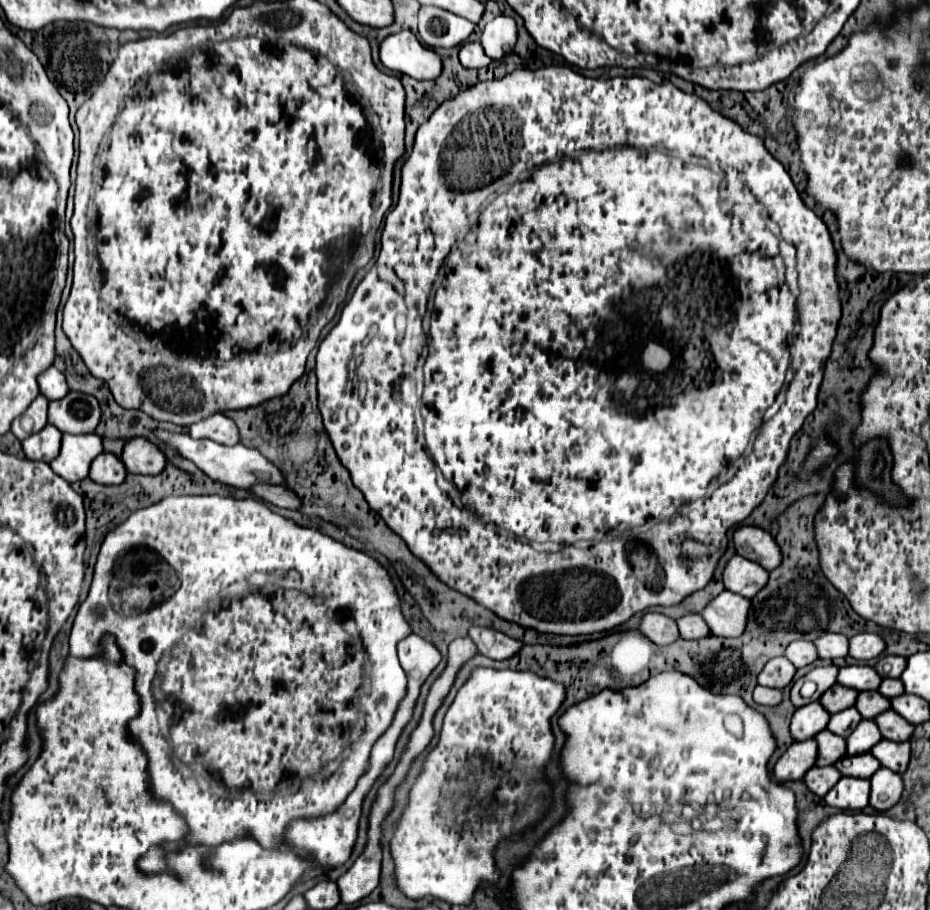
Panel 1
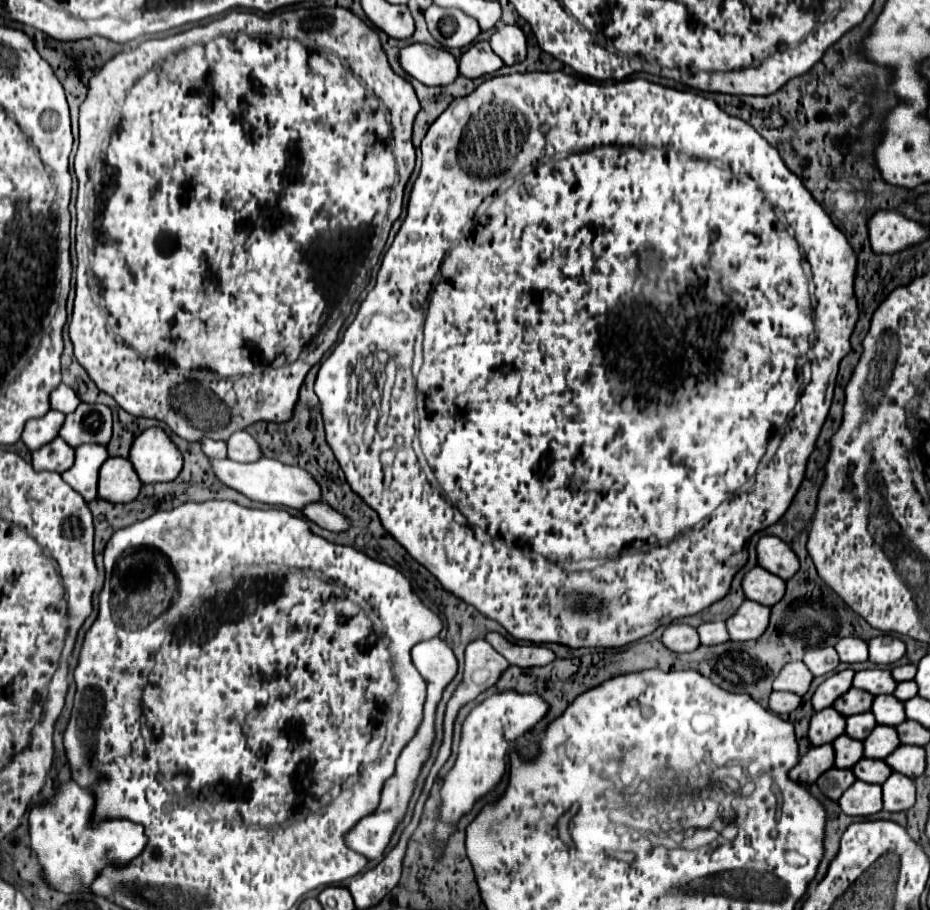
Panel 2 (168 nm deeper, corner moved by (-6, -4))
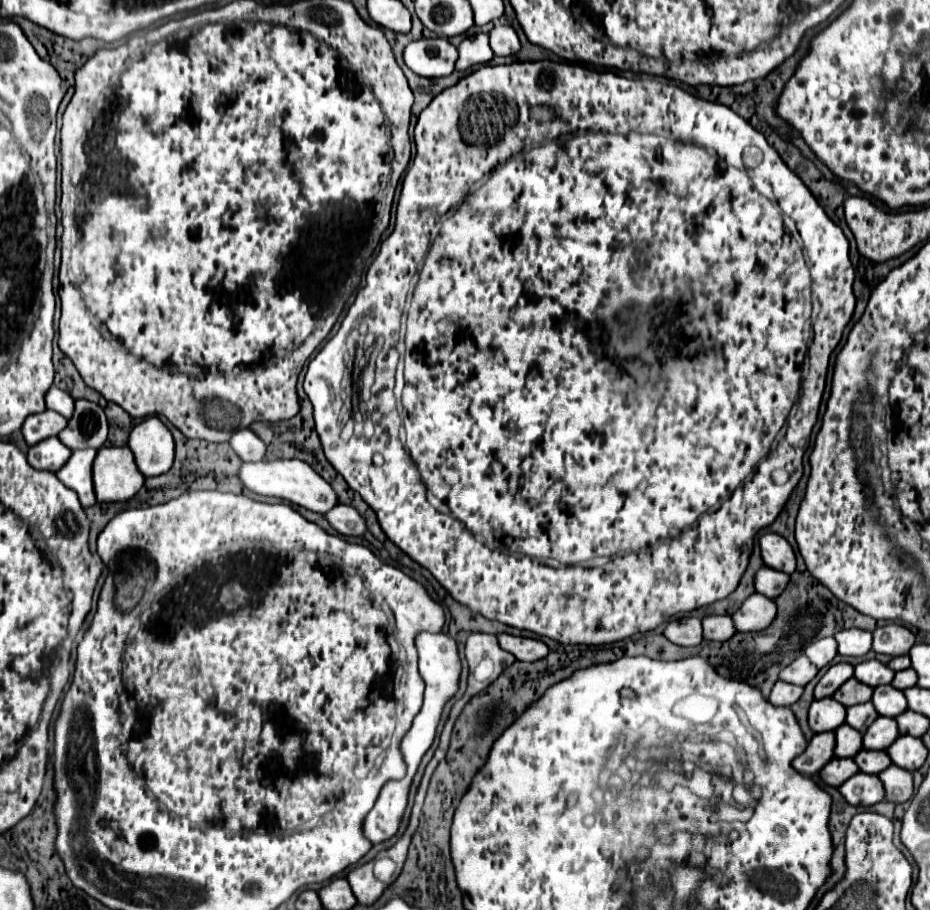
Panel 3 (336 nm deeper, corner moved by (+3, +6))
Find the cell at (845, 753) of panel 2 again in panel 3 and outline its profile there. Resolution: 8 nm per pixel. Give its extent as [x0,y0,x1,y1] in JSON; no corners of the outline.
[834,724,864,758]

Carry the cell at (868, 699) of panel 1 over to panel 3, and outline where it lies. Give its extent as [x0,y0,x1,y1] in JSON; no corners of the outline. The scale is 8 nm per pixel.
[872,686,908,718]

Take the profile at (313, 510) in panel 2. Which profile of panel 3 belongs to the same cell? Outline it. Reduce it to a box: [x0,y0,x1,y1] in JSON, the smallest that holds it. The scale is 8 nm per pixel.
[326,504,366,536]

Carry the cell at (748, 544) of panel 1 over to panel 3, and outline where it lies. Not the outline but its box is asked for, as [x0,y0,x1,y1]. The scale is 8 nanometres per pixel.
[760,534,796,574]

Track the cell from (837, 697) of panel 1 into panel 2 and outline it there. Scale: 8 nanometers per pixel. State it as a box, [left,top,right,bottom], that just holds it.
[833,688,873,716]

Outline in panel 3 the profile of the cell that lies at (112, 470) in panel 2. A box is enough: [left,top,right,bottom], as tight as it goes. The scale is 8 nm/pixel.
[92,446,146,502]

